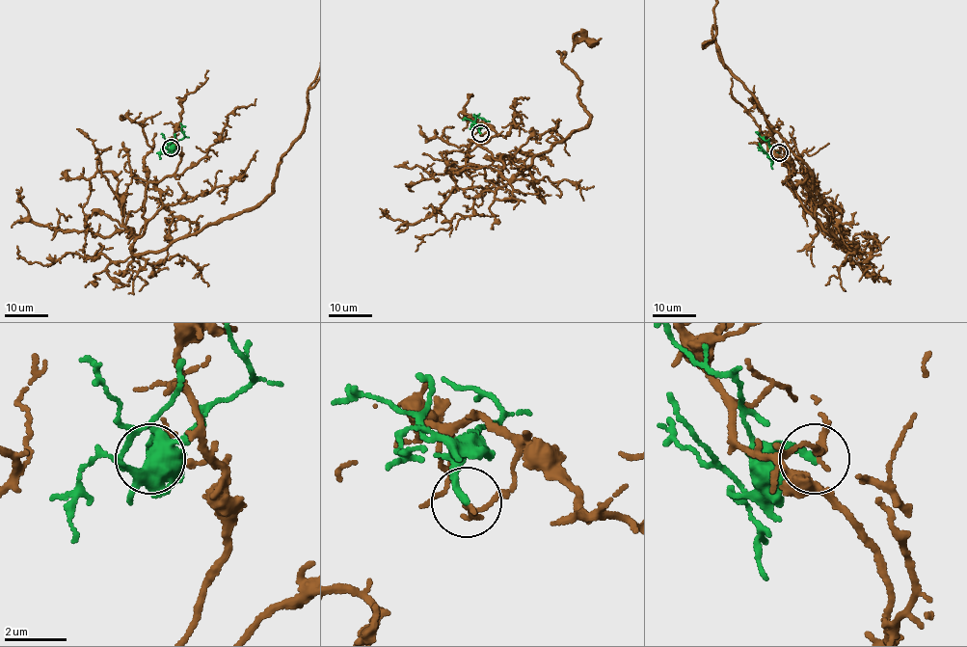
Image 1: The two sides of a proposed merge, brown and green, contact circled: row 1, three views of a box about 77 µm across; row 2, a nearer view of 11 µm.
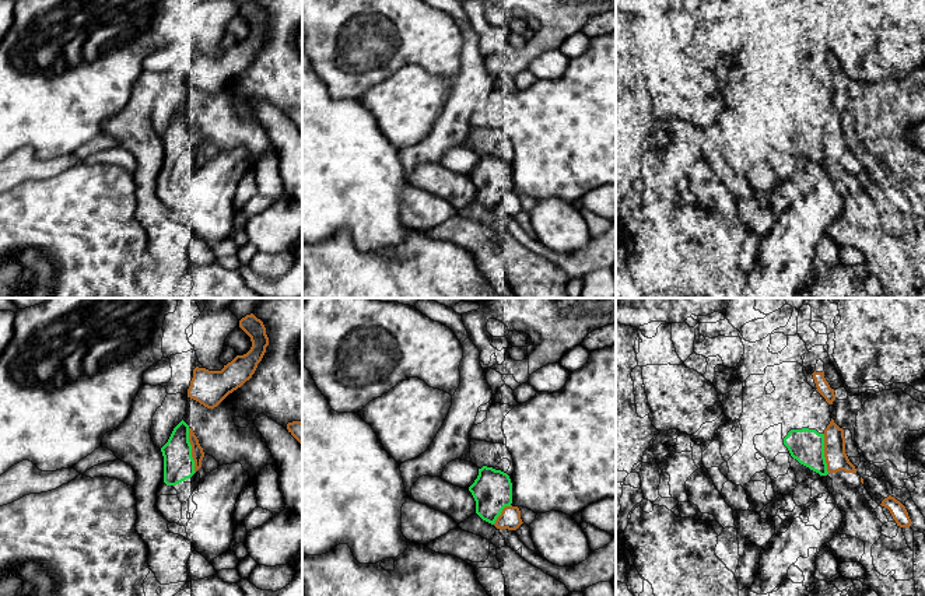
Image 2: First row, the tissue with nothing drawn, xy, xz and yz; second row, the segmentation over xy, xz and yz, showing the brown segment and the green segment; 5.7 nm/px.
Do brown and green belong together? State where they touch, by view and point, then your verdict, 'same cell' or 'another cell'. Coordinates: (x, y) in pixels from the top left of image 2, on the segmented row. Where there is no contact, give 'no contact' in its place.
contact xy (192, 451); another cell

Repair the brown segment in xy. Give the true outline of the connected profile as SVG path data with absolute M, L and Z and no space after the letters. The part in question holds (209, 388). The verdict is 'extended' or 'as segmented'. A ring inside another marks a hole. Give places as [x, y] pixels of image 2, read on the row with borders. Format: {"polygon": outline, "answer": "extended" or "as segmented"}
{"polygon": "M253 313L242 318L239 327L252 341L252 347L246 354L236 355L221 371L209 371L199 367L193 369L188 397L207 409L217 407L230 393L252 378L269 346L266 327Z", "answer": "as segmented"}

